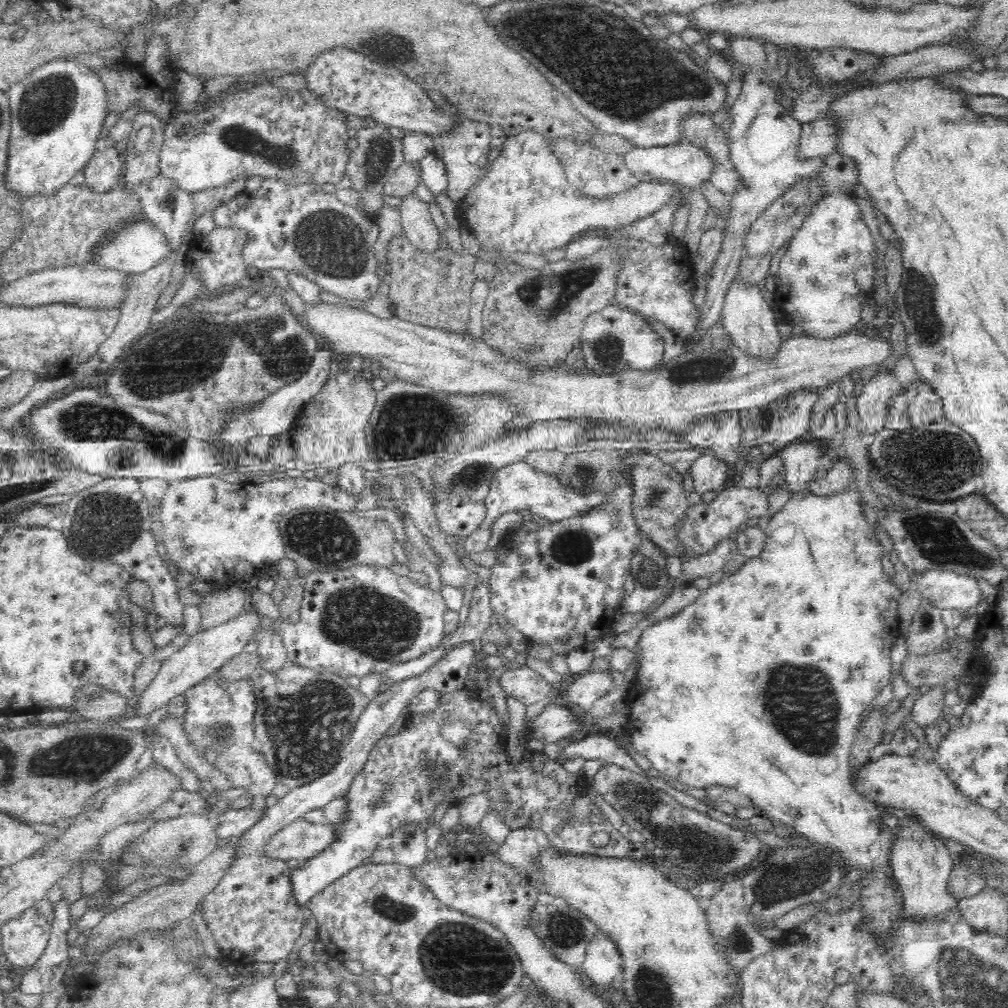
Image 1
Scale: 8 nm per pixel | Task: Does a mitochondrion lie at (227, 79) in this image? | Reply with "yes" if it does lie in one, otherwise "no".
no

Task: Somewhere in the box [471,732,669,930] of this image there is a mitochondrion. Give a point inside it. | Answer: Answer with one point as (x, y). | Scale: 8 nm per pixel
(632, 798)

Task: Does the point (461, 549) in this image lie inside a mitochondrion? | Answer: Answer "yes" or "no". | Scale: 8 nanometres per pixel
no

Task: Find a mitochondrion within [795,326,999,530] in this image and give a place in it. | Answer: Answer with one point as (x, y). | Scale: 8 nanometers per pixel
(952, 475)

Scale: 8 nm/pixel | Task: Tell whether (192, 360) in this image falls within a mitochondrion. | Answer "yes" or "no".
yes

